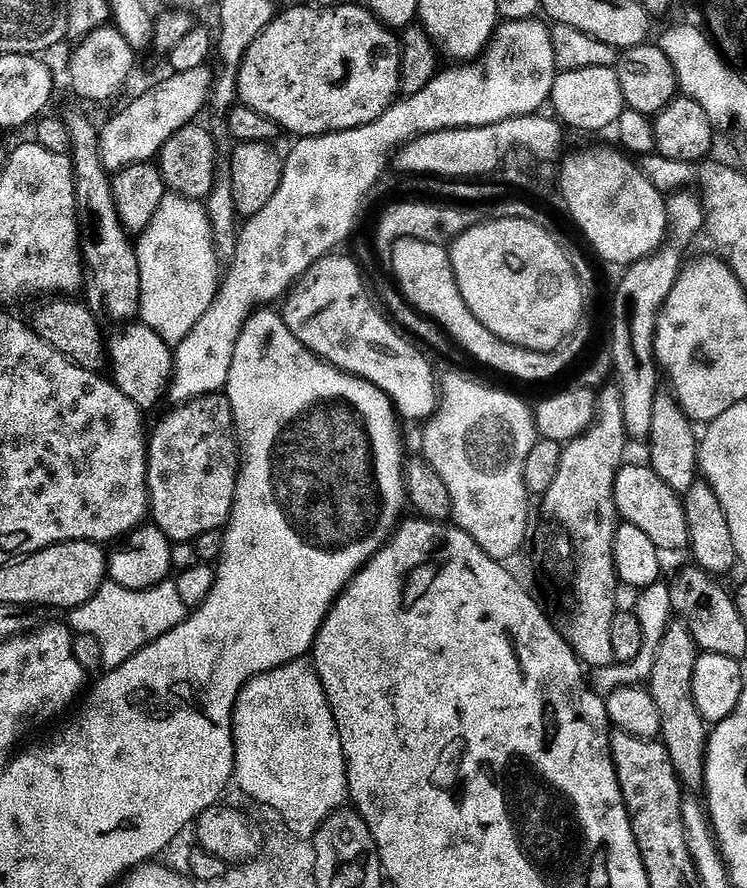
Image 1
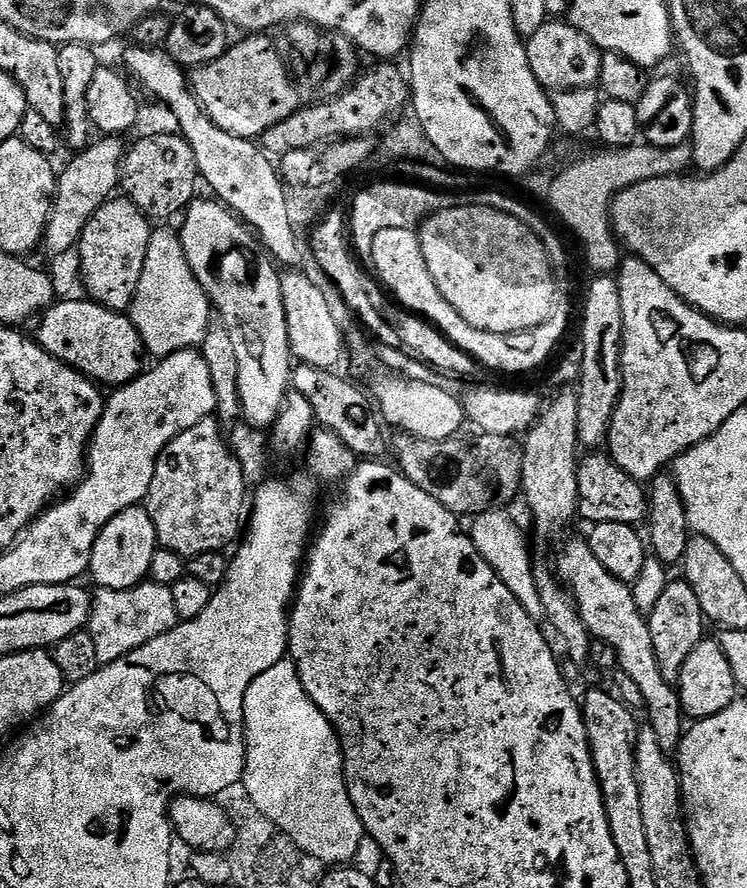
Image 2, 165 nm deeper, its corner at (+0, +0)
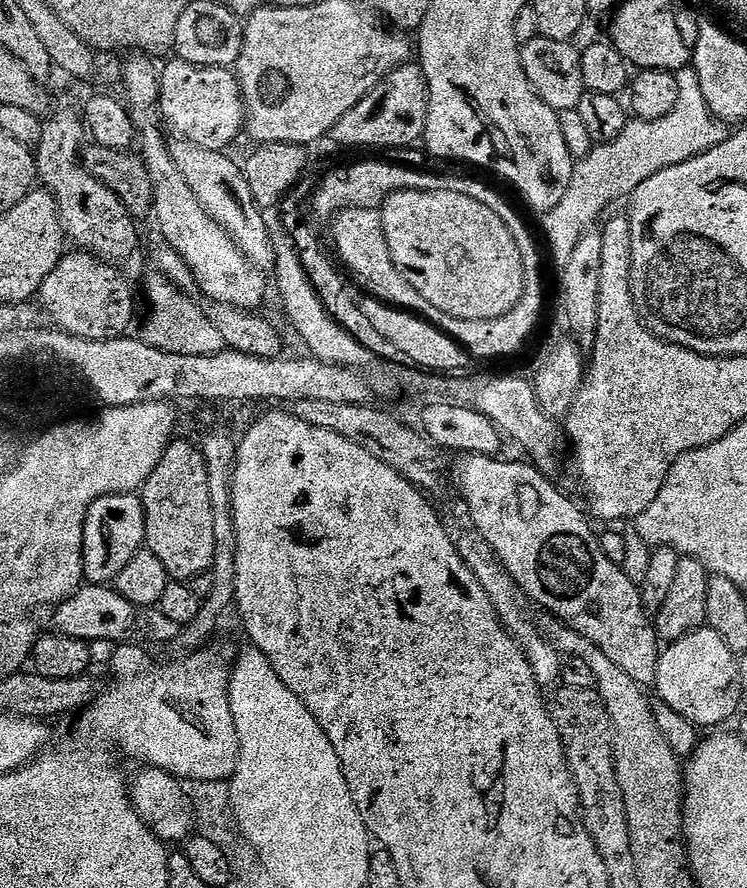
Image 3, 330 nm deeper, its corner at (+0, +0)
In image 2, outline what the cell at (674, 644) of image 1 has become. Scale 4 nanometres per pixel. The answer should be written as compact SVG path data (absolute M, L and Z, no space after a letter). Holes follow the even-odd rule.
M683 578L669 579L666 590L654 604L654 610L647 613L650 642L654 642L654 658L658 658L658 670L662 670L662 678L674 686L680 683L680 671L686 666L686 658L694 654L694 650L706 638L706 621L702 614L702 606L694 594L694 586L690 586Z

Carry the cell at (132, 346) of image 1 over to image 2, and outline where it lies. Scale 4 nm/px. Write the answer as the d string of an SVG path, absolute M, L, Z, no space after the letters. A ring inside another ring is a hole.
M87 298L63 300L51 304L35 325L37 328L36 332L34 331L34 339L37 344L42 346L42 350L46 350L54 358L61 360L63 364L70 365L71 368L79 368L89 380L100 386L105 386L104 384L123 386L141 375L142 369L145 367L146 349L131 315L115 312L106 306L97 304L95 300Z

